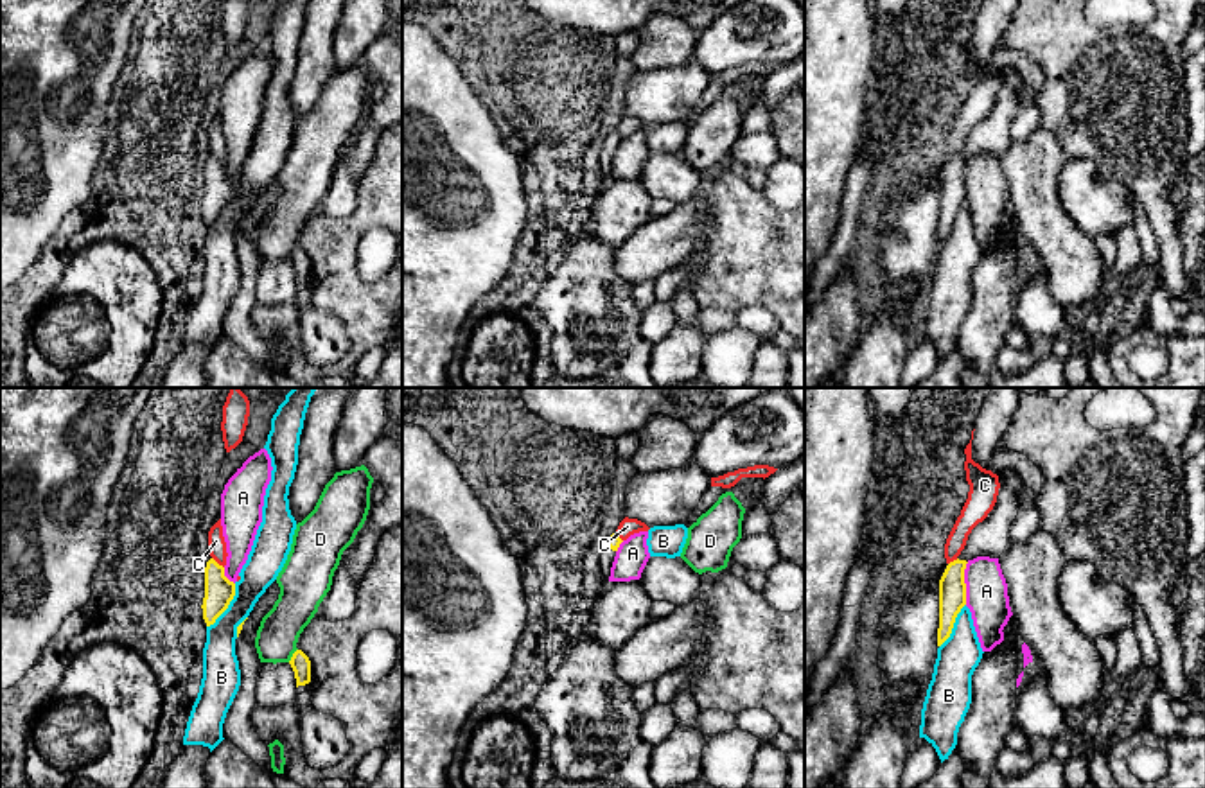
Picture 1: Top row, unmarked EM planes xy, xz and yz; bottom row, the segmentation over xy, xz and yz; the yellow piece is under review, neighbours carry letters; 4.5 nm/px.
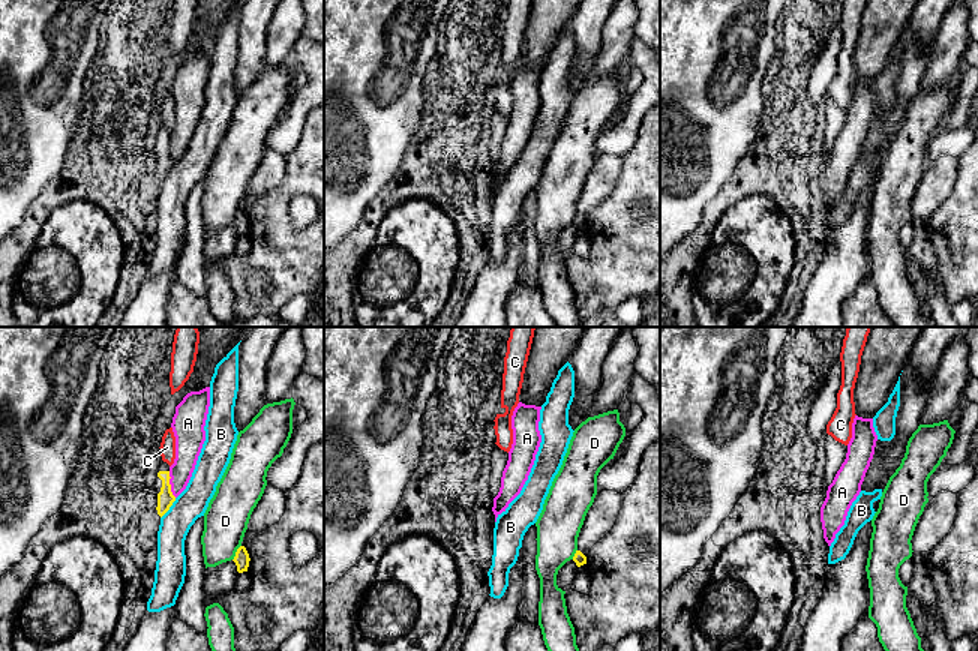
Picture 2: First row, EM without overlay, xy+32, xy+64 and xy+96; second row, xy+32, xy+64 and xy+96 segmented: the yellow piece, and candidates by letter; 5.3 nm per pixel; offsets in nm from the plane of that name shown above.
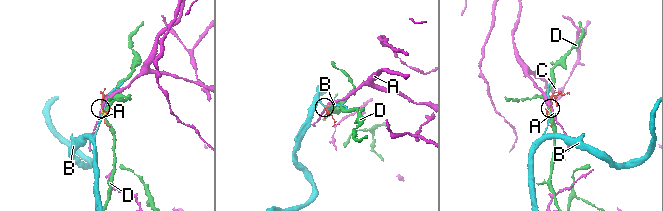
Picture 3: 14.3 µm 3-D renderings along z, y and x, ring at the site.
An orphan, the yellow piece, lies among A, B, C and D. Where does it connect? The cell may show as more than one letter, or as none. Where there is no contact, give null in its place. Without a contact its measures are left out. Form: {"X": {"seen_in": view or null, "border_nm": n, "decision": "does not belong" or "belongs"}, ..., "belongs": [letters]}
{"A": {"seen_in": "yz", "border_nm": 190, "decision": "does not belong"}, "B": {"seen_in": "xy", "border_nm": 240, "decision": "does not belong"}, "C": {"seen_in": "xy", "border_nm": 80, "decision": "does not belong"}, "D": {"seen_in": "xy", "border_nm": 80, "decision": "does not belong"}, "belongs": []}

